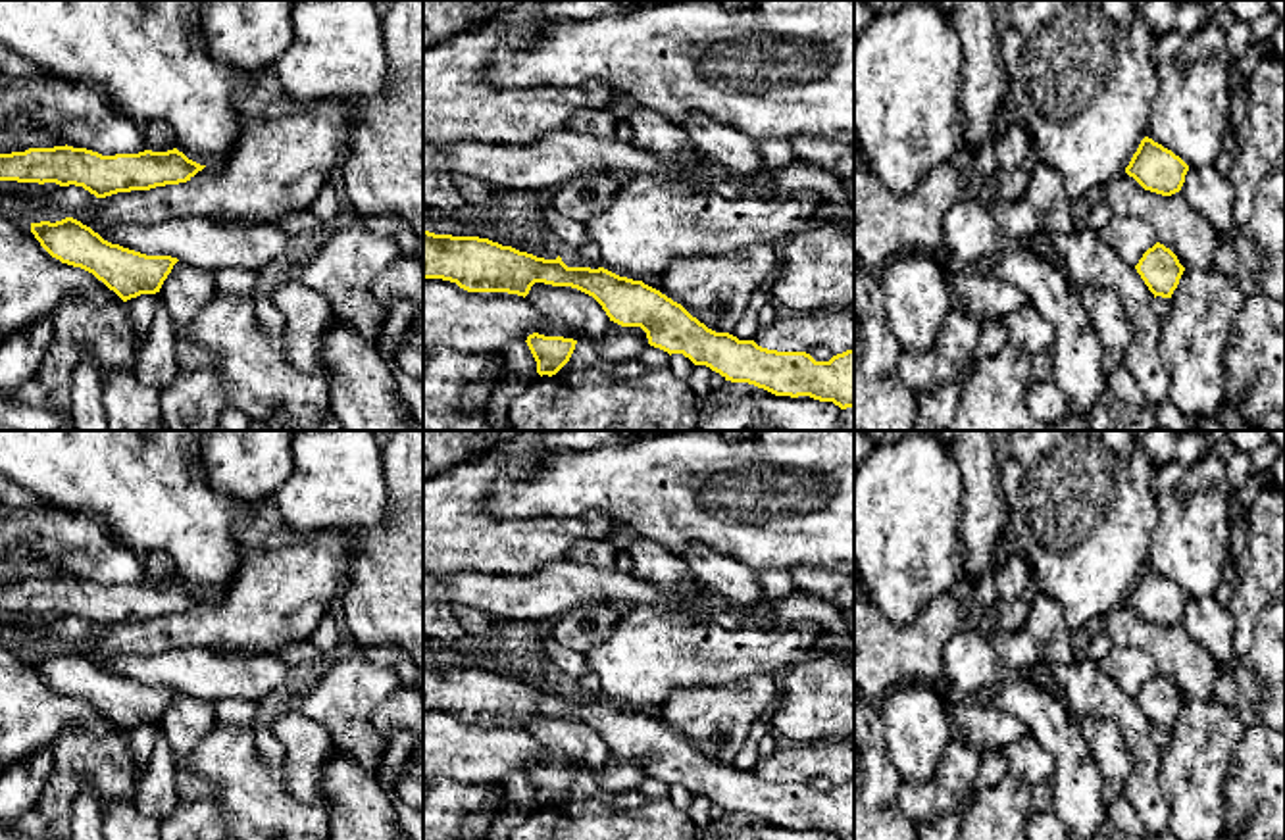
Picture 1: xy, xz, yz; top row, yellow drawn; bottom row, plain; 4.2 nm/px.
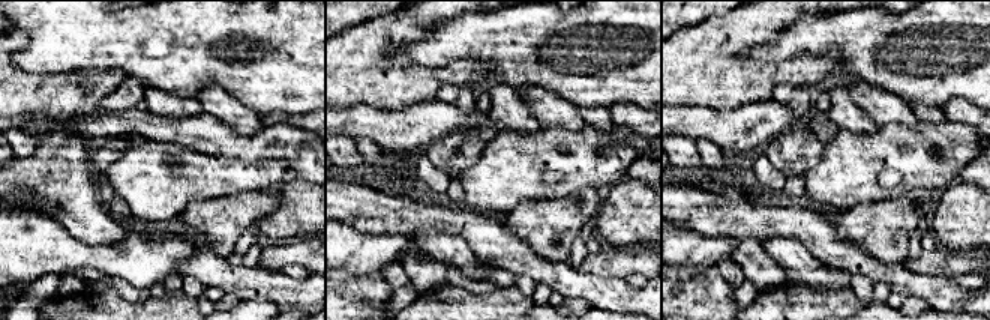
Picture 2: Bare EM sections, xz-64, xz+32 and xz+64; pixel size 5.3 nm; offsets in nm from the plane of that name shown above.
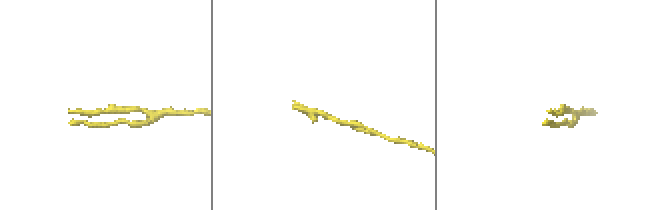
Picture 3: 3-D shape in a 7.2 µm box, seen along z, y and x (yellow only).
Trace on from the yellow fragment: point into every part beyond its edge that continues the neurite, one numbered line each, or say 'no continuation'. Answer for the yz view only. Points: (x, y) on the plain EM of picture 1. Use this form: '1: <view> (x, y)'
no continuation

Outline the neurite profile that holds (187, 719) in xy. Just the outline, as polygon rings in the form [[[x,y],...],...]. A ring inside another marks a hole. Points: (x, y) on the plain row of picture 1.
[[[177,692],[160,719],[160,727],[175,757],[175,782],[179,802],[214,800],[215,782],[187,773],[185,757],[198,740],[215,727],[214,702]]]

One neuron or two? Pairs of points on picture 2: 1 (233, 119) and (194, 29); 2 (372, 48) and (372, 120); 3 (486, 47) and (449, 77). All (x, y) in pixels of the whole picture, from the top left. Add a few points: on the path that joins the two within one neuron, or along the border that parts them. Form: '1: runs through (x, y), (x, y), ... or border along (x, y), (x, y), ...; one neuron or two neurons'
1: border along (195, 96), (207, 87), (219, 86), (248, 105); two neurons
2: border along (408, 107), (396, 110), (363, 105), (341, 108); two neurons
3: border along (437, 68), (474, 59), (491, 74); two neurons

